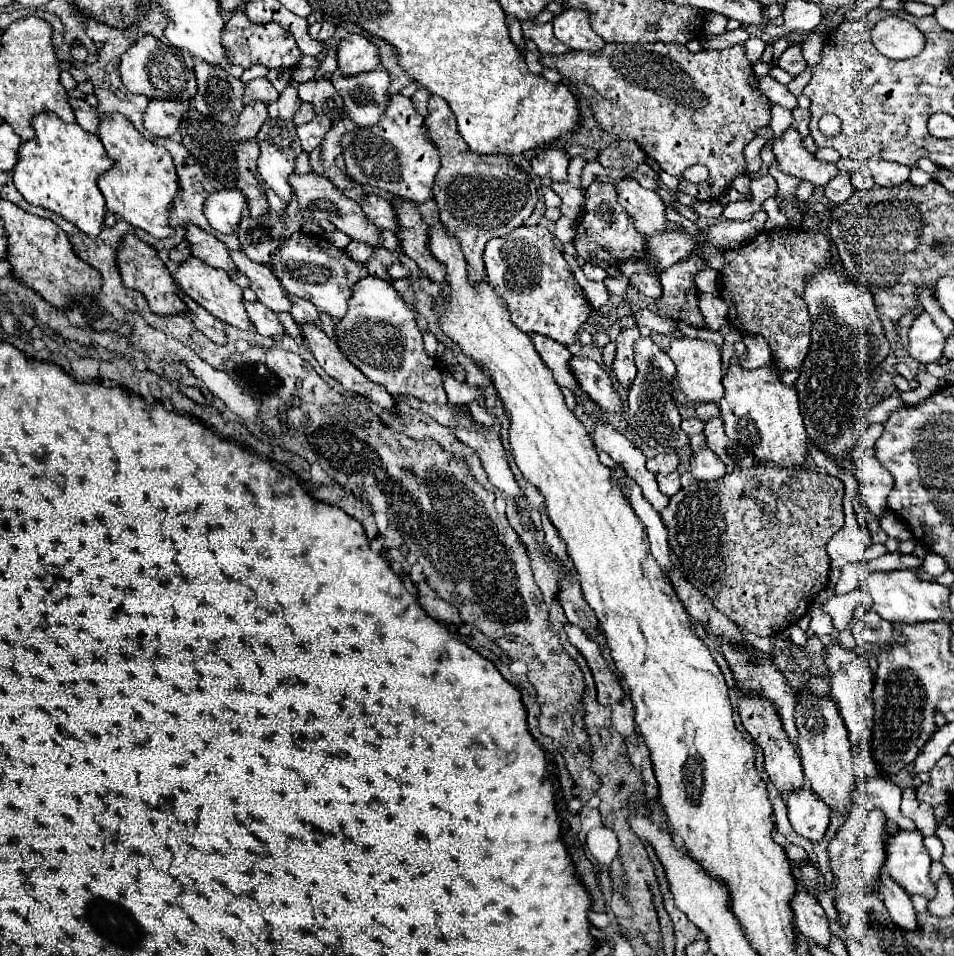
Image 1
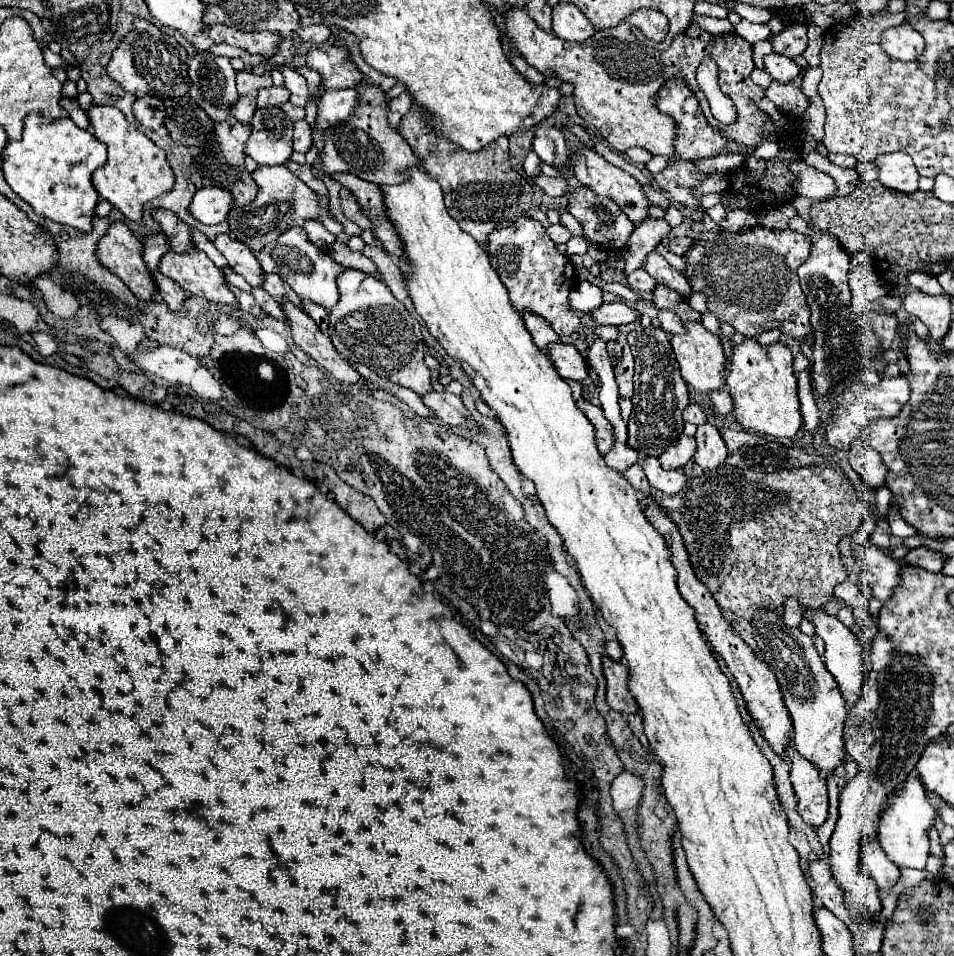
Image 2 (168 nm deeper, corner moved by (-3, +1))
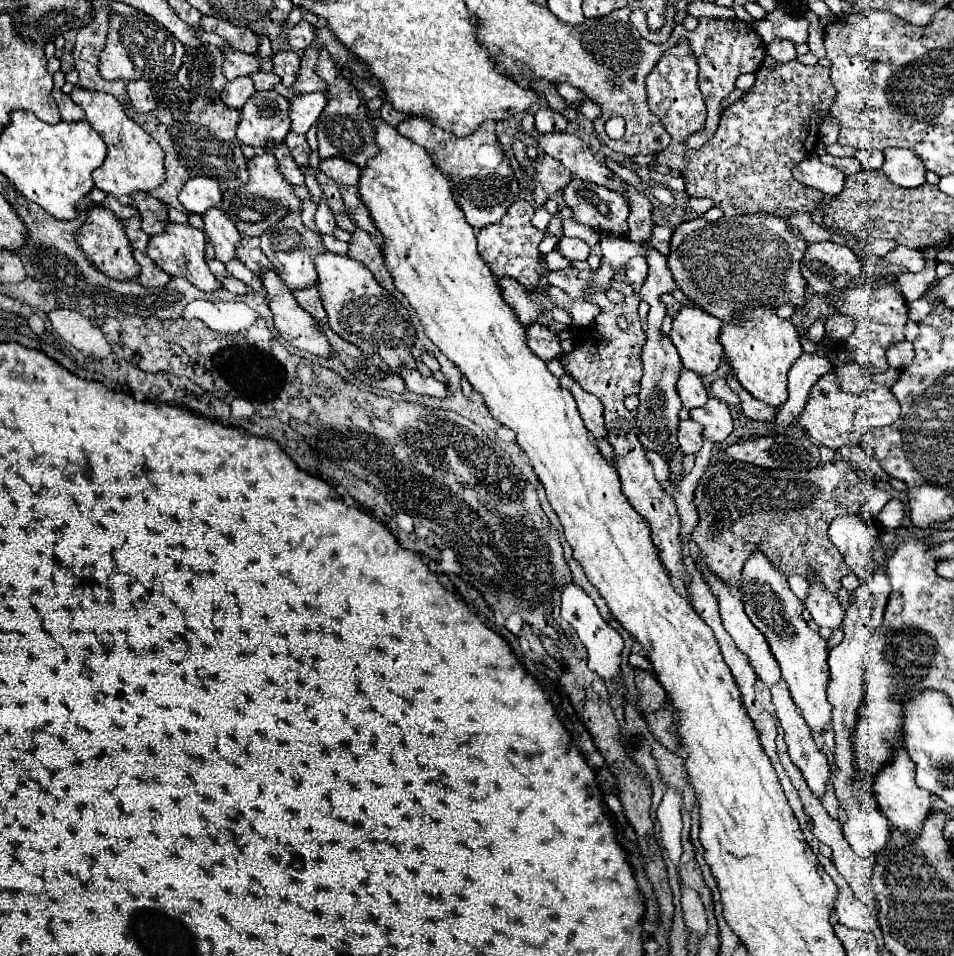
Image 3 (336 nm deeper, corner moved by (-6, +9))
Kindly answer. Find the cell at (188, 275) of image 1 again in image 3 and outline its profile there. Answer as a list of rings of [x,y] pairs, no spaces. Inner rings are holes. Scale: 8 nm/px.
[[[168,222],[168,226],[164,228],[162,234],[154,234],[150,238],[148,248],[146,248],[146,254],[168,276],[184,276],[196,288],[200,288],[204,292],[212,292],[212,290],[220,288],[220,282],[216,282],[214,274],[208,270],[206,262],[204,262],[204,248],[206,248],[206,238],[204,238],[204,232],[202,230],[192,228],[190,224],[174,224],[174,222]]]

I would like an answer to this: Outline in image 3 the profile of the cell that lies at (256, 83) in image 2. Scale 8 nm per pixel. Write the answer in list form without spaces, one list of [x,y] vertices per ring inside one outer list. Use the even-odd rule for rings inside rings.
[[[224,46],[224,48],[220,48],[220,50],[222,50],[222,54],[224,54],[224,70],[222,70],[222,72],[224,72],[224,76],[226,76],[228,80],[234,80],[234,78],[238,78],[238,76],[248,76],[248,74],[260,70],[258,60],[256,60],[256,56],[252,56],[252,54],[238,52],[238,50],[232,50],[232,48],[228,48],[228,46]]]

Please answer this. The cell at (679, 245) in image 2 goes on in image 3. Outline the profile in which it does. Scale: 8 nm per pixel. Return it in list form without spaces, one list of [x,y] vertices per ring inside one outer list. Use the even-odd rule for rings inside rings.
[[[654,226],[652,230],[652,238],[650,238],[650,244],[664,256],[670,254],[670,236],[672,236],[672,230],[666,228],[666,226]]]

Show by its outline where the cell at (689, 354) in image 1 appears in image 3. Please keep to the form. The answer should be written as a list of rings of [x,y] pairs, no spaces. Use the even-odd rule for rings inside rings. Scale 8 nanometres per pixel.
[[[688,304],[688,306],[682,306],[678,316],[674,318],[674,326],[668,334],[668,338],[672,340],[672,344],[676,346],[680,358],[682,358],[682,364],[696,372],[698,376],[708,376],[712,374],[720,364],[722,364],[722,358],[724,358],[724,350],[718,342],[718,334],[720,334],[720,328],[722,328],[722,320],[716,318],[716,316],[710,316],[708,312],[704,312],[700,306],[696,304]]]

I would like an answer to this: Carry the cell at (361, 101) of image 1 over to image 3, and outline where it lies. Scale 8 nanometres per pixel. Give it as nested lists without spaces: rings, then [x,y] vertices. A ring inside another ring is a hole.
[[[324,92],[298,94],[290,98],[290,130],[296,134],[306,134],[320,116],[320,110],[324,110],[324,102]]]

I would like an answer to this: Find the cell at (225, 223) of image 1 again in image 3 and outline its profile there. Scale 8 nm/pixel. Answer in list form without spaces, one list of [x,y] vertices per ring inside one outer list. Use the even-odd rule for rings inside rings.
[[[204,176],[190,178],[178,194],[180,204],[188,212],[196,212],[196,214],[204,214],[204,210],[218,206],[220,198],[222,192],[218,188],[218,182],[212,182],[212,178],[204,178]]]

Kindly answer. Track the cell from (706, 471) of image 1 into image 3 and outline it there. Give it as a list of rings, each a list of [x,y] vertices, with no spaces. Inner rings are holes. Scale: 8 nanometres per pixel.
[[[708,398],[708,402],[700,408],[694,408],[690,412],[692,420],[704,426],[704,438],[712,440],[714,444],[724,442],[728,434],[732,432],[732,416],[724,402],[716,398]]]

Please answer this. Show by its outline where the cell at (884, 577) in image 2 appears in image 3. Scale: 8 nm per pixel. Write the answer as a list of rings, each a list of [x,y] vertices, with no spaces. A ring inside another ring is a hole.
[[[860,514],[838,516],[832,520],[828,536],[844,556],[848,568],[858,576],[860,582],[864,582],[874,568],[870,550],[878,540],[878,528],[868,524]]]

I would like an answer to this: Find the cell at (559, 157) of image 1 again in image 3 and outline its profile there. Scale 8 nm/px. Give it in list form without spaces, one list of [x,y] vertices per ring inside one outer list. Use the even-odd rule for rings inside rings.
[[[540,108],[536,112],[536,130],[540,134],[550,134],[550,132],[558,132],[560,128],[566,128],[566,118],[558,112],[552,112],[550,108]]]

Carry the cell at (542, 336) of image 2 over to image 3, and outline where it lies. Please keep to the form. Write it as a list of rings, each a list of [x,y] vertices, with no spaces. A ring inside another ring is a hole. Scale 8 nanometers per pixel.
[[[506,276],[498,278],[498,286],[500,286],[500,294],[502,294],[504,302],[516,312],[516,316],[520,318],[520,322],[524,326],[538,322],[538,318],[546,314],[546,310],[538,302],[534,302],[528,296],[526,288],[520,286],[514,278],[506,278]]]

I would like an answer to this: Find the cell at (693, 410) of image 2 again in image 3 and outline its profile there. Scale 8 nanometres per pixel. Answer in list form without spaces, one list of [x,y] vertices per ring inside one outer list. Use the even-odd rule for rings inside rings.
[[[682,368],[678,372],[678,382],[676,382],[676,392],[684,404],[684,408],[692,410],[692,408],[698,408],[698,406],[704,406],[704,402],[708,400],[706,396],[706,388],[700,380],[698,374]]]

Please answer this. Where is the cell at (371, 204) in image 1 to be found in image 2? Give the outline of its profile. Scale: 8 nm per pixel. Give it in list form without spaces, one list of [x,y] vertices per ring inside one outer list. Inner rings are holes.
[[[341,188],[339,196],[341,196],[341,208],[343,208],[345,218],[355,222],[355,224],[359,224],[363,230],[373,230],[375,224],[365,216],[365,212],[361,210],[357,198],[353,198],[353,192],[349,192],[347,188]]]

